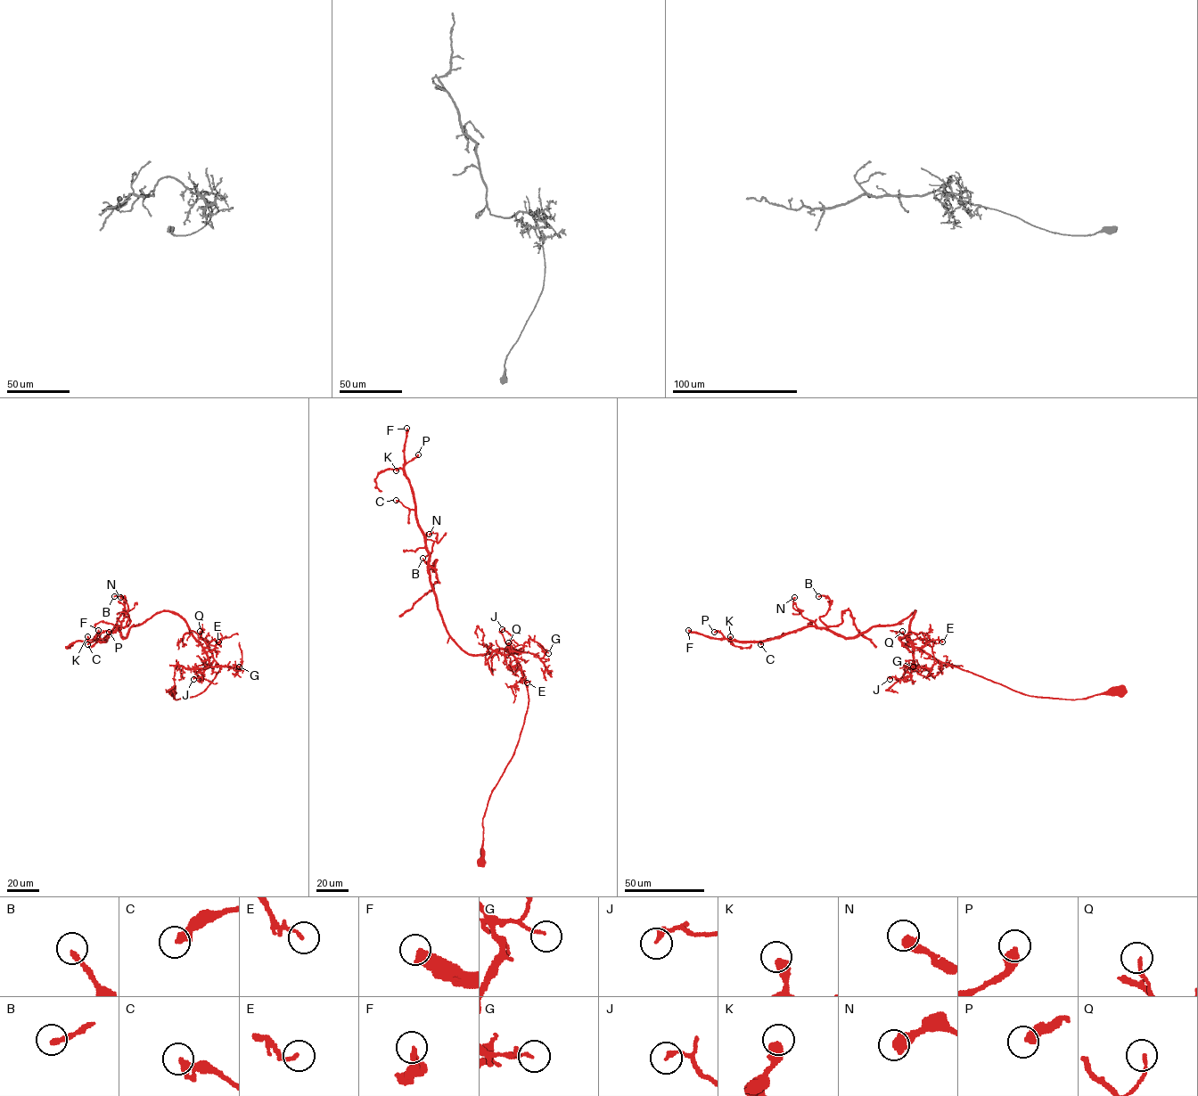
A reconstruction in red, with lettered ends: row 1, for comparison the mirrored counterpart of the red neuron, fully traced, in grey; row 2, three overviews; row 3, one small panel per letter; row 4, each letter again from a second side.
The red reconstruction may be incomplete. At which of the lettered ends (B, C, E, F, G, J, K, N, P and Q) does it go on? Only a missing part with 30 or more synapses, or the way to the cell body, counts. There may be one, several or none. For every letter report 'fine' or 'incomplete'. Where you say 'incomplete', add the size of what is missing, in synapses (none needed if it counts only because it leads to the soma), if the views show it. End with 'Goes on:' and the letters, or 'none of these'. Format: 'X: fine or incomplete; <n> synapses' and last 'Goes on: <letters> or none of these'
B: fine
C: fine
E: fine
F: incomplete; 45 synapses
G: fine
J: fine
K: fine
N: fine
P: fine
Q: fine
Goes on: F

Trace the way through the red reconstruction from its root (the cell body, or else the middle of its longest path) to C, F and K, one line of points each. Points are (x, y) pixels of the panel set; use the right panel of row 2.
C: (1122, 691), (1075, 699), (1017, 691), (915, 648), (909, 635), (915, 611), (853, 637), (807, 626), (760, 644)
F: (1122, 691), (1075, 699), (1017, 691), (915, 648), (915, 611), (849, 638), (814, 626), (759, 641), (688, 630)
K: (1122, 691), (1075, 699), (1017, 691), (915, 648), (915, 611), (849, 638), (814, 626), (759, 641), (730, 636)

